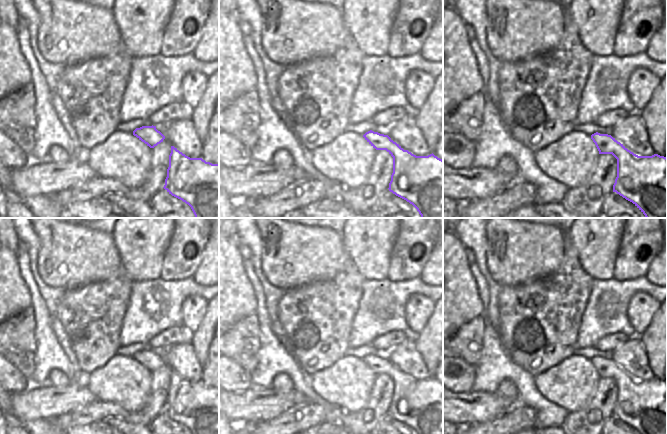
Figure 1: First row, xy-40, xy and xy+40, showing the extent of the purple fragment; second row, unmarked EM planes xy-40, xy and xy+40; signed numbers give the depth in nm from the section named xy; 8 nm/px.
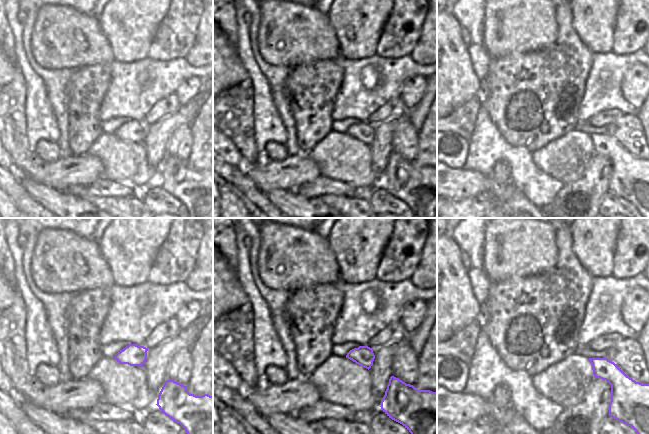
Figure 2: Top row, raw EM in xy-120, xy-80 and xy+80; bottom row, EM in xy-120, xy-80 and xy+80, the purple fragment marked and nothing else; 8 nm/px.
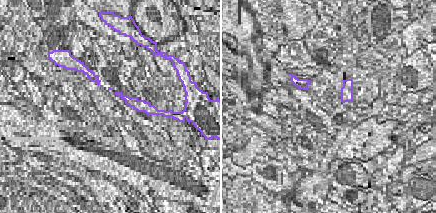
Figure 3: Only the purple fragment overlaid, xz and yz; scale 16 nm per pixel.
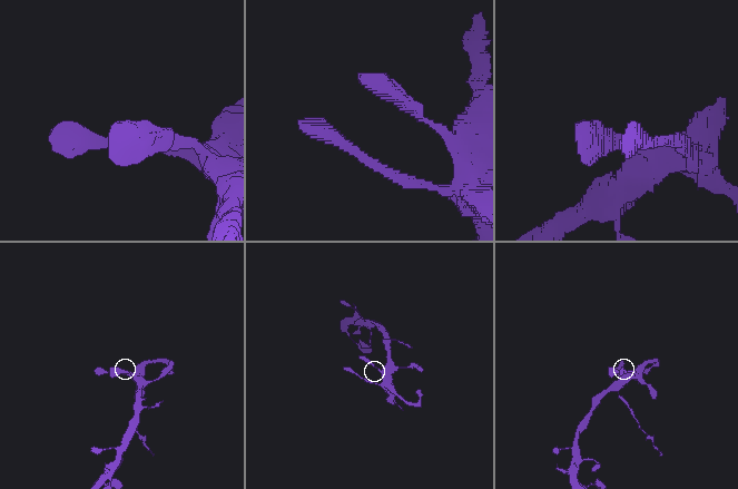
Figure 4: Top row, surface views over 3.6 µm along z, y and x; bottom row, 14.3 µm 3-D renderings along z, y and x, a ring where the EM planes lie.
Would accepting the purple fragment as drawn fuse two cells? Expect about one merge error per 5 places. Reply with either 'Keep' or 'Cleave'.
Keep.

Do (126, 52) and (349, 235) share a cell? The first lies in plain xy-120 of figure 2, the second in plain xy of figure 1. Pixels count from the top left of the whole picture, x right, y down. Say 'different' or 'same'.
same

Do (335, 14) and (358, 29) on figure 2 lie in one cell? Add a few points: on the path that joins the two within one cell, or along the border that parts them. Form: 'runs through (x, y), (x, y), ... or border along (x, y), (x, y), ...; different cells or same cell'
runs through (341, 14), (352, 23); same cell

